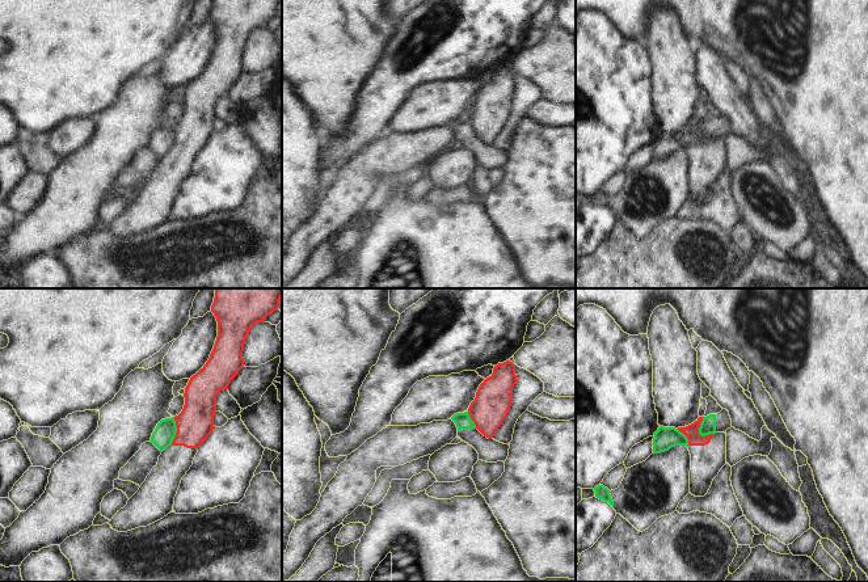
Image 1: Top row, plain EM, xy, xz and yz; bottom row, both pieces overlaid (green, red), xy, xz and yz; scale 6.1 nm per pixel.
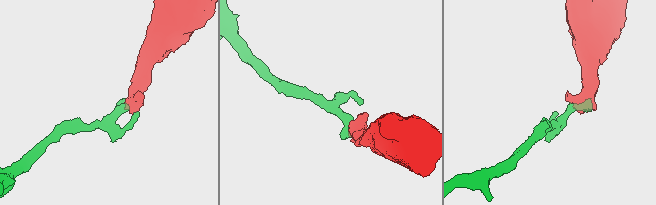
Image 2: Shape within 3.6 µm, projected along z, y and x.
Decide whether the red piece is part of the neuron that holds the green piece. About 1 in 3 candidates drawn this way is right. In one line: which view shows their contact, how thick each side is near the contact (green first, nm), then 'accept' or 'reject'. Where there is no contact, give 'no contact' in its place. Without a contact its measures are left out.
meets green in yz; 100 nm thick on the green side, 90 nm on the other; reject

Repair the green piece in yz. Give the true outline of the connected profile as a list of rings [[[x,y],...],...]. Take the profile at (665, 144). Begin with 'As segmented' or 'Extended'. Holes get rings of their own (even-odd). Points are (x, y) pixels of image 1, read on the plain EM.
As segmented. [[[660,132],[653,144],[653,160],[669,157],[675,152],[688,153],[687,143],[675,134]]]

